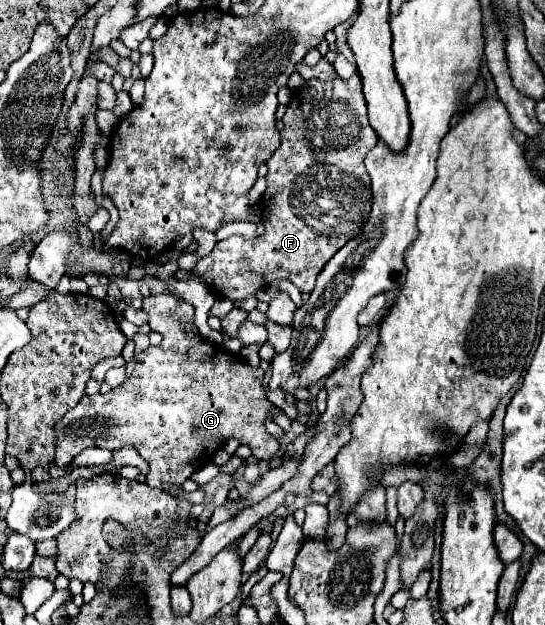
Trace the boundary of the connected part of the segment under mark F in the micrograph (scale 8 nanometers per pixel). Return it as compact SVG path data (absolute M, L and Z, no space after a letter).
M353 74L351 80L343 82L341 78L321 82L309 80L287 106L285 126L281 130L281 144L269 158L267 180L269 186L263 194L263 226L265 234L259 238L227 238L217 242L215 250L201 258L195 266L195 274L203 278L205 284L229 300L245 300L253 296L259 288L273 284L275 280L289 280L301 292L311 292L315 278L321 272L321 266L329 258L361 232L361 226L369 218L371 210L371 180L365 170L363 158L377 144L377 134L367 120L367 106L361 90L361 78Z

